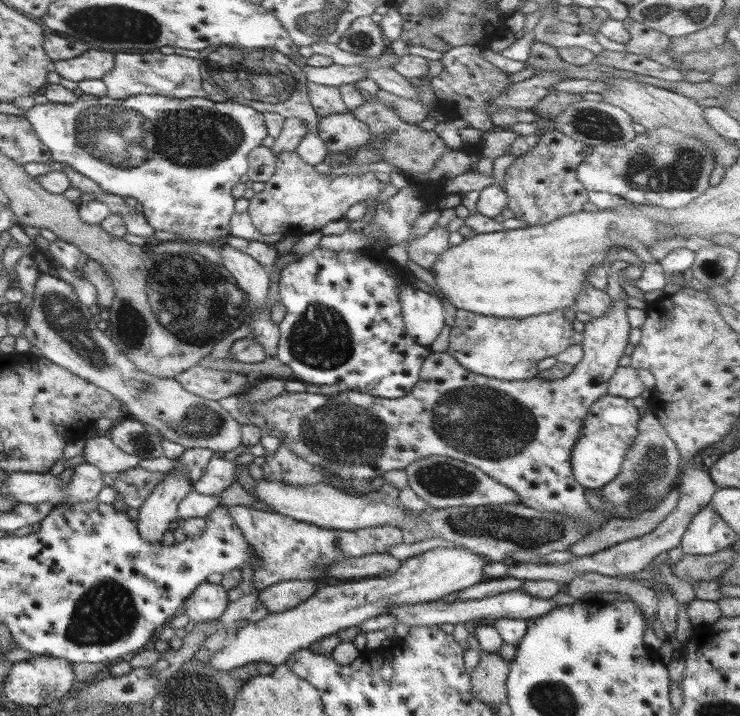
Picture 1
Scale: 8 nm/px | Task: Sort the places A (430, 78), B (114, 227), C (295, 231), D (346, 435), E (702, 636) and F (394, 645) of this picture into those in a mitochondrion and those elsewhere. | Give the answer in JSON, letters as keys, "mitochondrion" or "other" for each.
{"A":"other","B":"other","C":"other","D":"mitochondrion","E":"other","F":"other"}

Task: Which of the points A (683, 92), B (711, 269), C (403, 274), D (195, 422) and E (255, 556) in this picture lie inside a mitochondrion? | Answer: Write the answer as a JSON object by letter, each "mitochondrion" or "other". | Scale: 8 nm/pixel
{"A":"other","B":"other","C":"other","D":"mitochondrion","E":"other"}

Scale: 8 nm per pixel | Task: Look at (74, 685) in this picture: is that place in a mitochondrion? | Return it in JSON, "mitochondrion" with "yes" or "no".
{"mitochondrion":"no"}

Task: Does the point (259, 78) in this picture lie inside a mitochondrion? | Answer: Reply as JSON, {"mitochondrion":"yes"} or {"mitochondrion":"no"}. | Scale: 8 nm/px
{"mitochondrion":"yes"}

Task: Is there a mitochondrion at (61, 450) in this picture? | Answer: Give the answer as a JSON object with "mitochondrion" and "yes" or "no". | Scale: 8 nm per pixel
{"mitochondrion":"no"}

